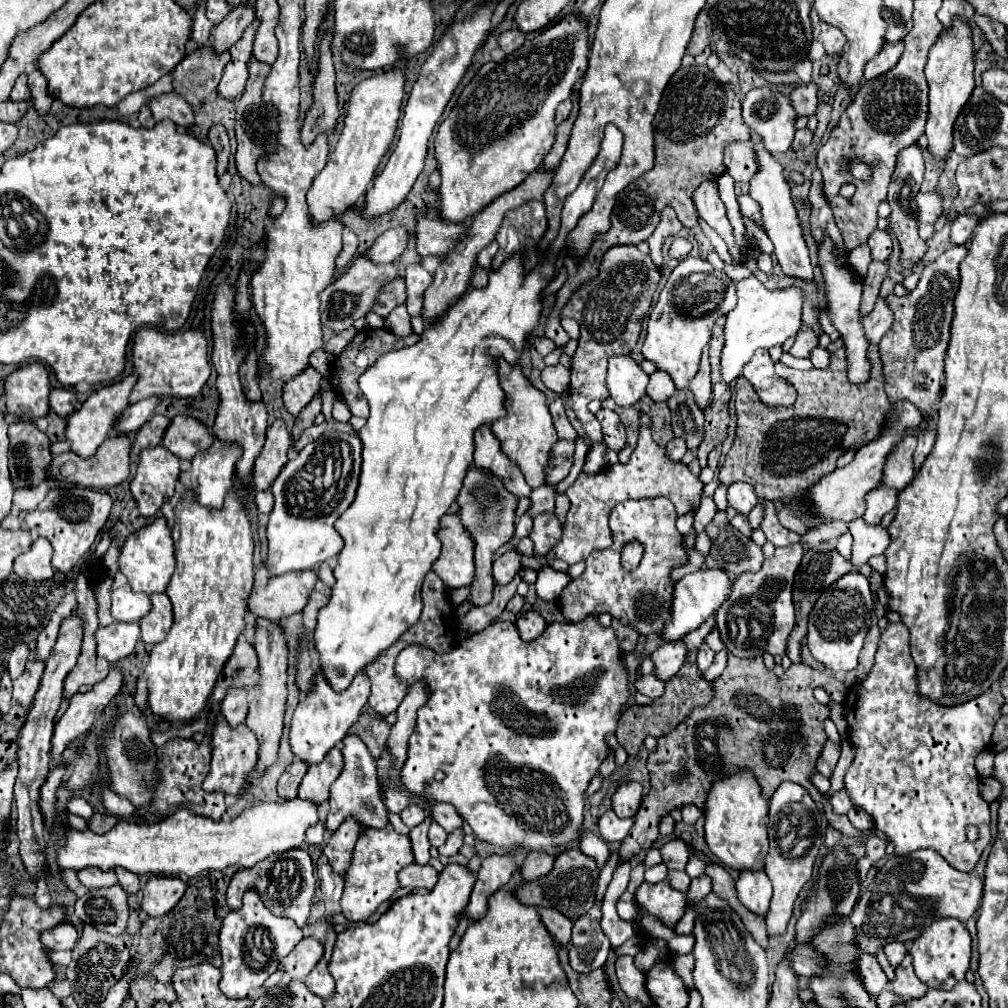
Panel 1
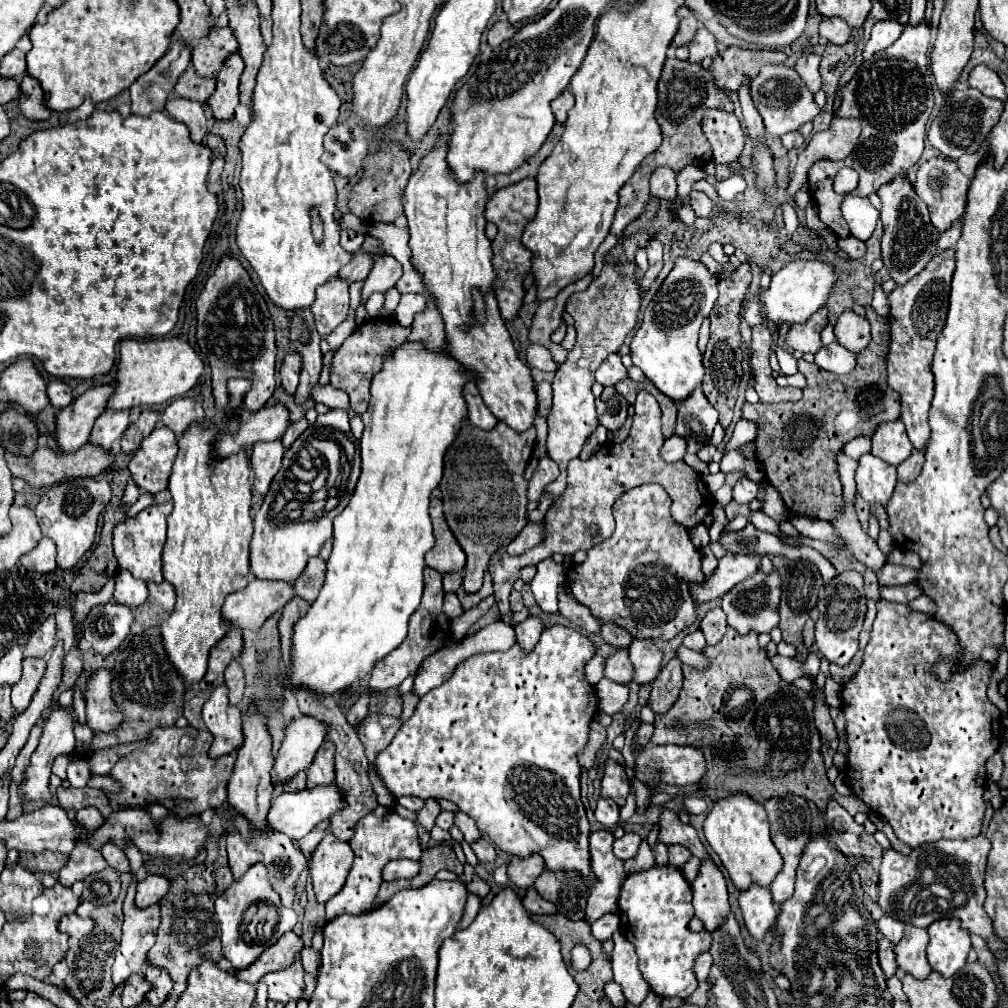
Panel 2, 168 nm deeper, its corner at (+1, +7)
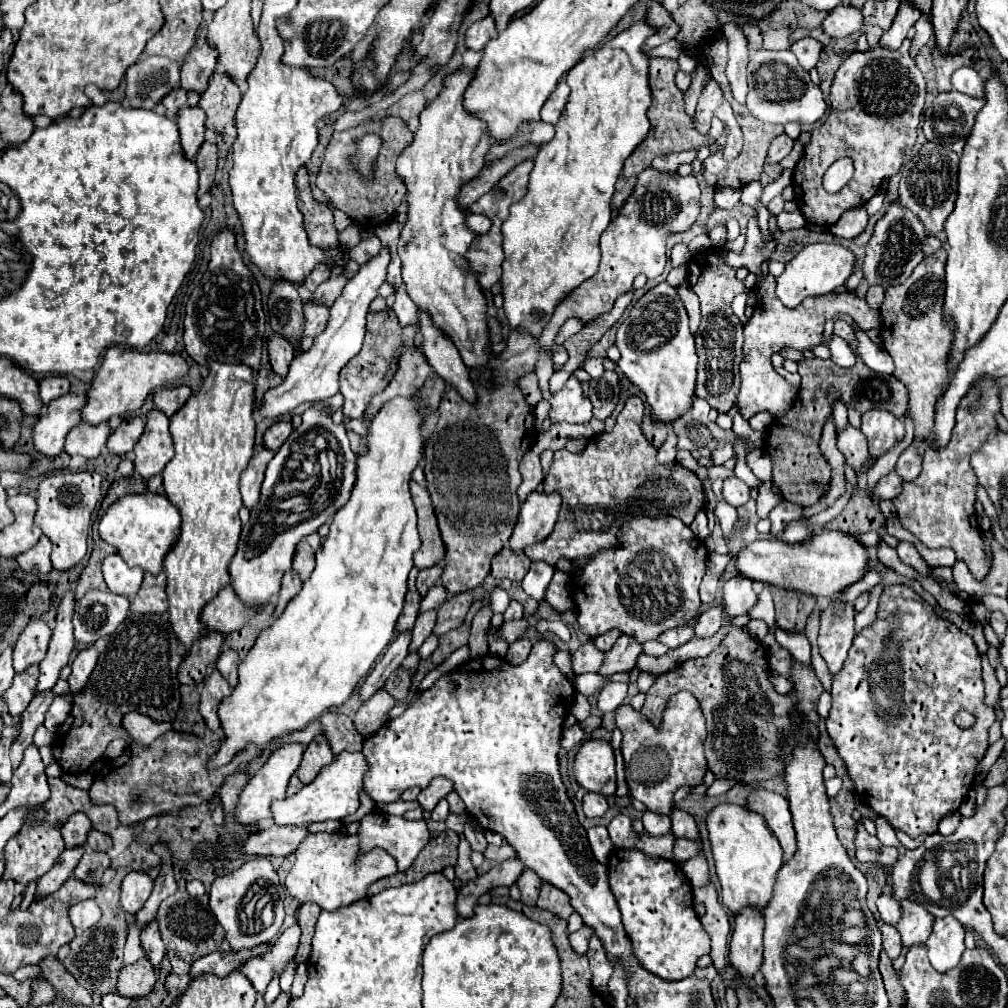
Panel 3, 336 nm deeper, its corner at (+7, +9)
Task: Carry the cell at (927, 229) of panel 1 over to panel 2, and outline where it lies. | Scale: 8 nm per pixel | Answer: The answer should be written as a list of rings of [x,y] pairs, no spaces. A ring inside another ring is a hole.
[[[930,158],[928,162],[924,162],[918,168],[914,190],[924,200],[924,204],[928,206],[930,220],[936,226],[938,232],[948,230],[948,226],[952,226],[952,222],[956,222],[956,220],[962,218],[968,186],[970,186],[970,180],[960,172],[960,168],[958,168],[958,164],[954,160],[948,160],[948,158]]]

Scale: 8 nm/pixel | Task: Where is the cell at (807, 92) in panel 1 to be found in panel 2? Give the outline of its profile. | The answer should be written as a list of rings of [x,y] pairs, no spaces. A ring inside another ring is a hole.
[[[804,54],[796,62],[796,72],[800,74],[800,78],[806,82],[806,86],[812,92],[820,90],[820,72],[818,72],[818,66],[820,66],[820,56],[818,54]]]

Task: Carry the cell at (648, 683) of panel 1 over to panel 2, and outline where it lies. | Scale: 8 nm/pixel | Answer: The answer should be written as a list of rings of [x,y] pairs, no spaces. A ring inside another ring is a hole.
[[[618,650],[604,662],[604,678],[628,684],[632,682],[632,664],[626,656],[626,650]]]

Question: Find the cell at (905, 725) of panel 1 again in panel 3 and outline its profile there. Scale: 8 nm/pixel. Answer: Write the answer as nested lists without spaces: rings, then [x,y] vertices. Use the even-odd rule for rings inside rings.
[[[884,586],[884,592],[880,596],[880,604],[878,604],[878,616],[876,620],[866,626],[856,638],[854,644],[848,652],[848,658],[842,666],[842,670],[834,676],[832,682],[832,708],[830,708],[830,716],[826,720],[826,728],[830,738],[834,740],[840,758],[846,764],[848,776],[854,782],[854,792],[860,798],[862,804],[866,804],[870,810],[874,810],[878,816],[886,818],[890,822],[892,828],[898,828],[902,832],[906,832],[910,838],[918,838],[920,834],[934,834],[938,832],[938,824],[940,820],[950,814],[956,812],[962,804],[962,800],[966,798],[966,794],[972,790],[974,780],[976,780],[976,766],[980,764],[980,760],[984,758],[986,750],[988,750],[988,728],[992,726],[992,722],[996,720],[994,708],[984,704],[984,682],[982,682],[982,666],[980,666],[980,654],[976,650],[976,644],[972,642],[972,638],[968,634],[964,634],[960,628],[956,628],[954,624],[940,620],[932,606],[920,596],[916,594],[912,588],[908,586]],[[966,710],[970,714],[974,714],[976,722],[970,728],[960,728],[954,722],[954,716]]]

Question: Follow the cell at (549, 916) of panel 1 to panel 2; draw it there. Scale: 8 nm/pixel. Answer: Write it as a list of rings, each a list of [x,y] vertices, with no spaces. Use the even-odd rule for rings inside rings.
[[[530,886],[526,890],[526,896],[522,898],[522,904],[532,914],[554,914],[556,912],[556,906],[552,906],[552,902],[548,902],[548,900],[540,898],[540,894],[536,894],[534,886]]]

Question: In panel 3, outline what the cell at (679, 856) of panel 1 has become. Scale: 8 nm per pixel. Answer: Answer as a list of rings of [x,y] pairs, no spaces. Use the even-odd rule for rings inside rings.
[[[678,838],[678,840],[674,842],[674,850],[672,850],[672,854],[674,854],[674,862],[682,864],[684,860],[690,860],[692,856],[696,856],[698,850],[700,850],[698,844],[694,844],[694,842],[690,842],[690,840],[682,840],[682,838]]]

